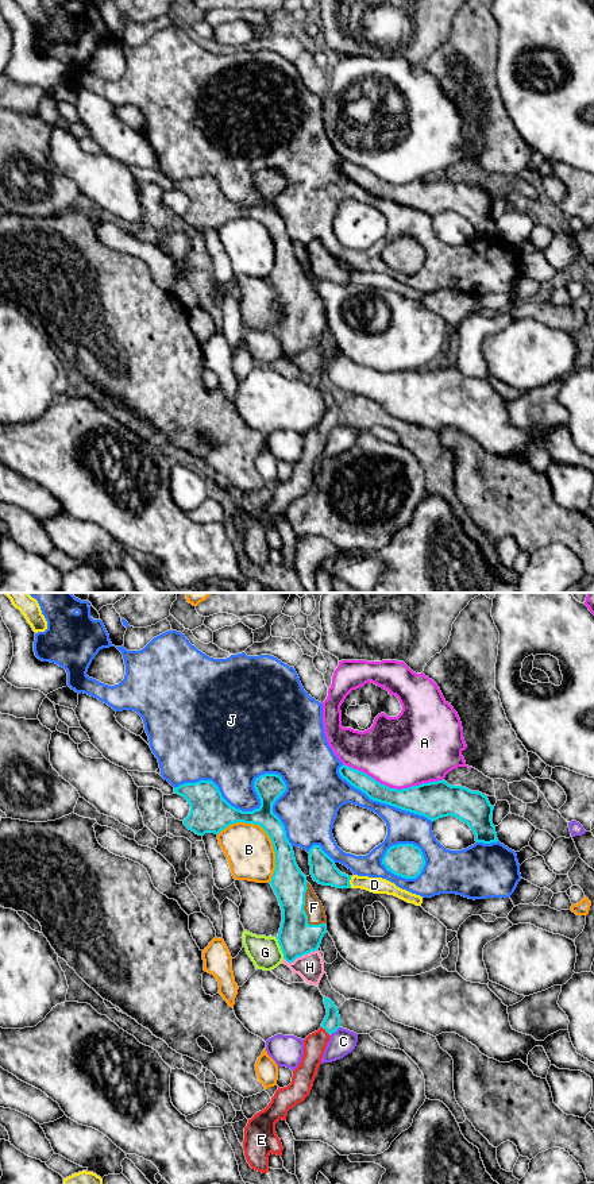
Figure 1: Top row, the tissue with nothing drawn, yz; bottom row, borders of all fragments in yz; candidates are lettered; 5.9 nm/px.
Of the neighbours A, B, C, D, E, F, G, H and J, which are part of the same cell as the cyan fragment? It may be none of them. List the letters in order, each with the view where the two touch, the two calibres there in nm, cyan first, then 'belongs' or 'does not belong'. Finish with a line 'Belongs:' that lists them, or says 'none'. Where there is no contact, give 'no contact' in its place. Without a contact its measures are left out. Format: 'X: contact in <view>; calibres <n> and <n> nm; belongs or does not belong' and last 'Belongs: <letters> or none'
A: contact in yz; calibres 220 and 420 nm; does not belong
B: contact in yz; calibres 150 and 280 nm; does not belong
C: contact in yz; calibres 100 and 150 nm; does not belong
D: contact in yz; calibres 160 and 100 nm; does not belong
E: contact in yz; calibres 100 and 140 nm; belongs
F: contact in yz; calibres 220 and 110 nm; belongs
G: contact in yz; calibres 220 and 190 nm; does not belong
H: contact in yz; calibres 220 and 160 nm; does not belong
J: contact in yz; calibres 160 and 400 nm; does not belong
Belongs: E, F

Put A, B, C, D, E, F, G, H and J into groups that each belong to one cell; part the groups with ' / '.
A / B / C / D / E F / G / H / J

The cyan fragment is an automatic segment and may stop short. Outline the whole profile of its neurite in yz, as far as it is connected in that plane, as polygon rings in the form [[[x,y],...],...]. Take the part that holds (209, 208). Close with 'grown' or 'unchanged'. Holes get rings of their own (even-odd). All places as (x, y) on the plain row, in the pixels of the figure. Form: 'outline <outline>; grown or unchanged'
outline [[[265,169],[255,174],[254,184],[261,201],[252,207],[231,201],[212,176],[184,178],[174,182],[174,188],[190,200],[184,220],[198,231],[219,230],[236,217],[259,220],[267,228],[275,247],[275,265],[270,279],[282,305],[277,335],[284,354],[293,358],[297,352],[319,344],[327,328],[327,312],[321,297],[296,258],[284,219],[273,208],[273,200],[286,186],[285,177],[277,169]]]; grown

